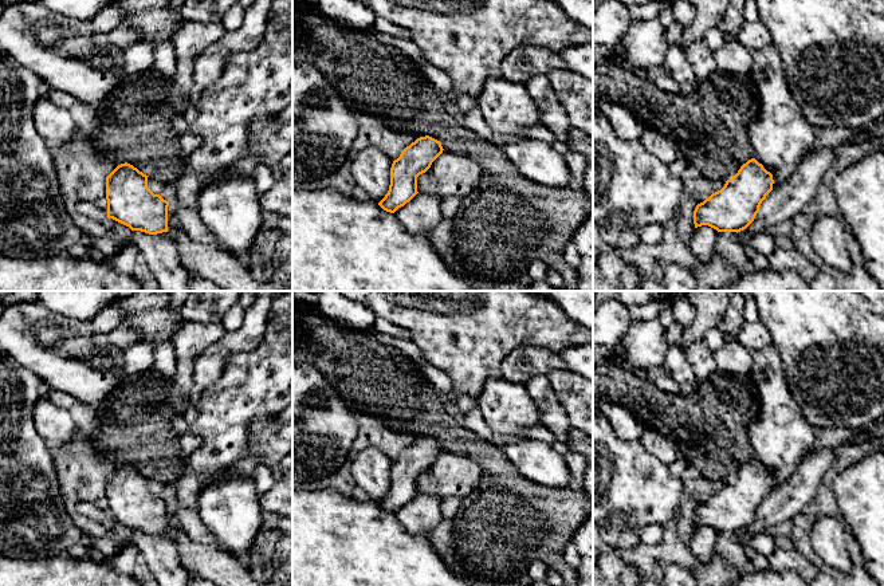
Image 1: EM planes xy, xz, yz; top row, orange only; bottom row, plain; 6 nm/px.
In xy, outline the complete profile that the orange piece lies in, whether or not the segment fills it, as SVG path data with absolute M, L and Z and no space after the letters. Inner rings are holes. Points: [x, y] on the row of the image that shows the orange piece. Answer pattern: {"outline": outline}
{"outline": "M118 165L106 177L107 217L131 231L168 232L169 201L148 188L148 177L133 165Z"}

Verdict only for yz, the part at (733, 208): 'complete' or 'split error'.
complete

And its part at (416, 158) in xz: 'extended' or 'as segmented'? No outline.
as segmented

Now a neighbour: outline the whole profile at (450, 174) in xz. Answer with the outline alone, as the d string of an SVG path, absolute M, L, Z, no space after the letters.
M443 150L431 168L417 177L417 192L440 198L464 197L480 184L483 176L478 161Z

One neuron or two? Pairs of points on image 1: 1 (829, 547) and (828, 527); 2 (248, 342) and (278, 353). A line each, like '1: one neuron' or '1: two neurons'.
1: one neuron
2: two neurons

